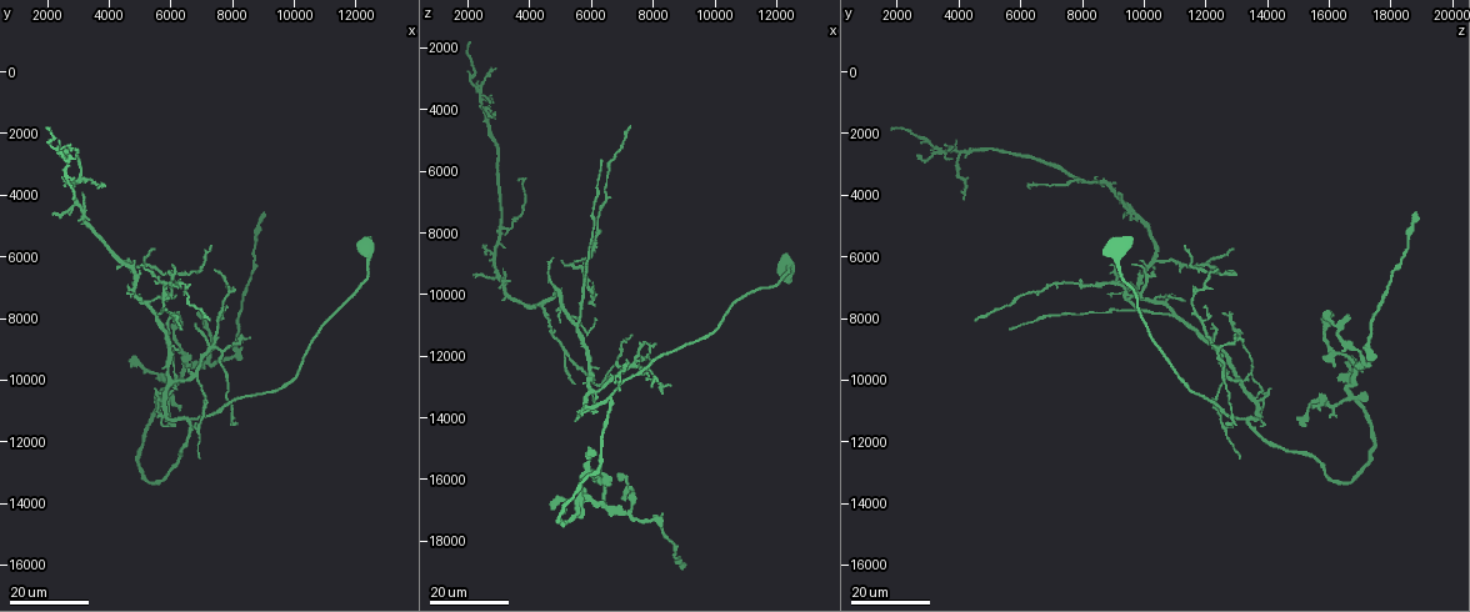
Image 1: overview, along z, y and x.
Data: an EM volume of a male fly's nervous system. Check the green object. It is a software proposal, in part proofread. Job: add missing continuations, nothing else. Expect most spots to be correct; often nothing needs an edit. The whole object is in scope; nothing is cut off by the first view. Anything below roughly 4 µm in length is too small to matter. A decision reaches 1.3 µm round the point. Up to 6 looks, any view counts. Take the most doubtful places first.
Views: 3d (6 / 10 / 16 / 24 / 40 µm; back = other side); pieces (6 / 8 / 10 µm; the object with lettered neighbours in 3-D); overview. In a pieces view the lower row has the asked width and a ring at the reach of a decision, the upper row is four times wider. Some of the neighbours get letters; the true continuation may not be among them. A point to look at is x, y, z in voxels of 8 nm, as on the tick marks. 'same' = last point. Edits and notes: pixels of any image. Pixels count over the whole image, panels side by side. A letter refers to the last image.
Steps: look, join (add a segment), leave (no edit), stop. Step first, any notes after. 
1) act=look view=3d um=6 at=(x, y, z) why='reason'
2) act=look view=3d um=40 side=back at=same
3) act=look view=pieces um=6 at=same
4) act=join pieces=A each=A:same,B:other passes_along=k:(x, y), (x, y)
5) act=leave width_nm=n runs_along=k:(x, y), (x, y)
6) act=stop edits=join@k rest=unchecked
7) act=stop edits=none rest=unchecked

act=look view=3d um=24 at=(2100, 1800, 1800) why='an open end'

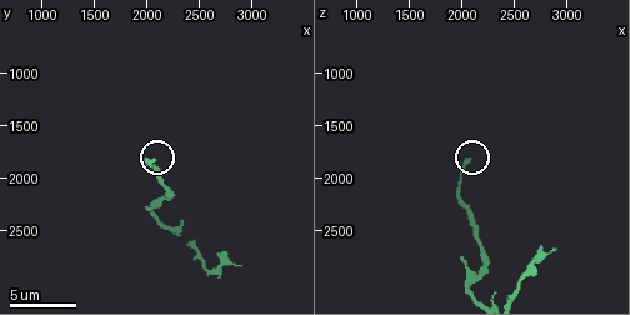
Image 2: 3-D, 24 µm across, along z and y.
act=look view=3d um=10 at=(2020, 1880, 1860)

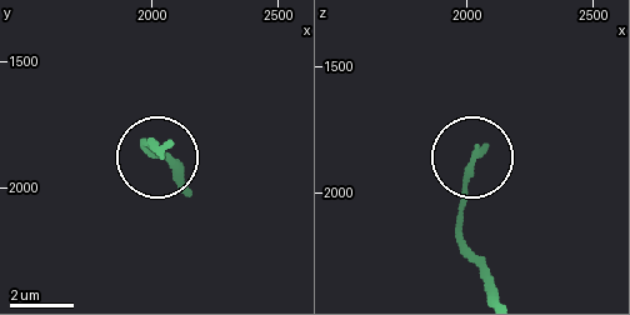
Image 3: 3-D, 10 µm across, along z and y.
act=look view=pieces um=6 at=(2040, 1860, 1840)

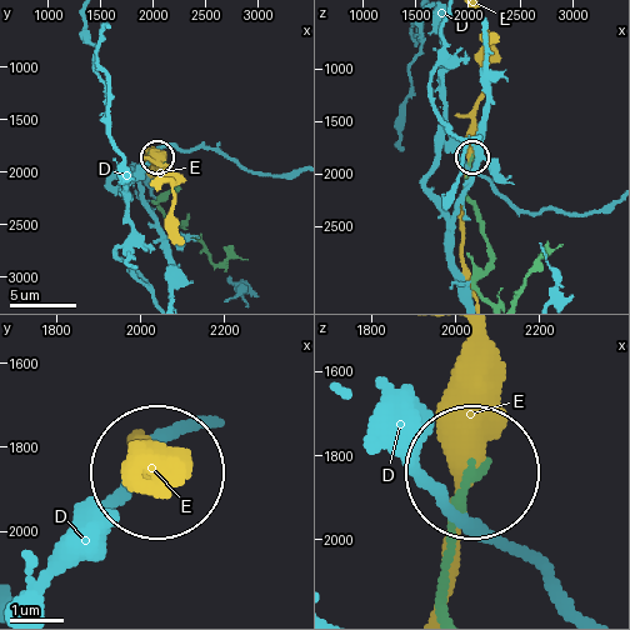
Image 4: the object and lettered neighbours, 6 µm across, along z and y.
act=leave each=D:other,E:other runs_along=4:(448, 603), (448, 509), (470, 473) found='no lettered segment goes on from it'

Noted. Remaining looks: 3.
act=look view=3d um=16 at=(3100, 3900, 9200) why='free end'

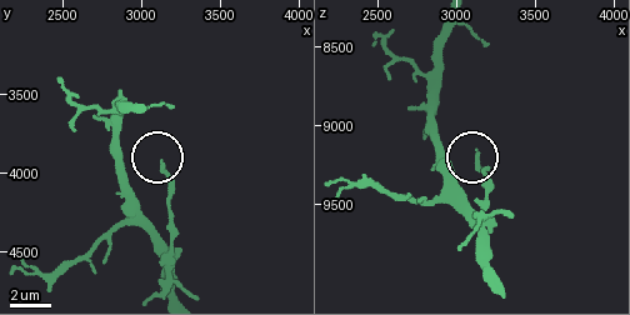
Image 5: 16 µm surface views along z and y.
act=look view=pieces um=10 at=(3120, 3960, 9200)

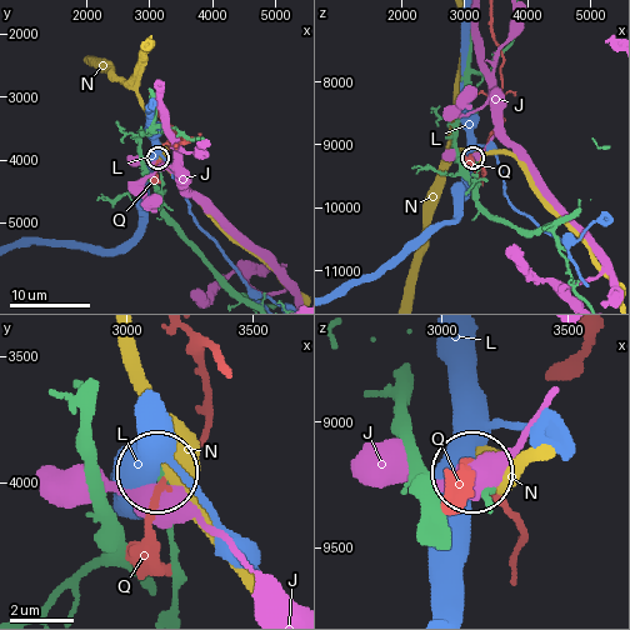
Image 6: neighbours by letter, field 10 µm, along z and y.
act=leave each=J:other,L:other,N:other,Q:other runs_along=6:(176, 596), (160, 470) found='none of them fits'

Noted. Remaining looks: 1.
act=stop edits=none rest=unchecked

